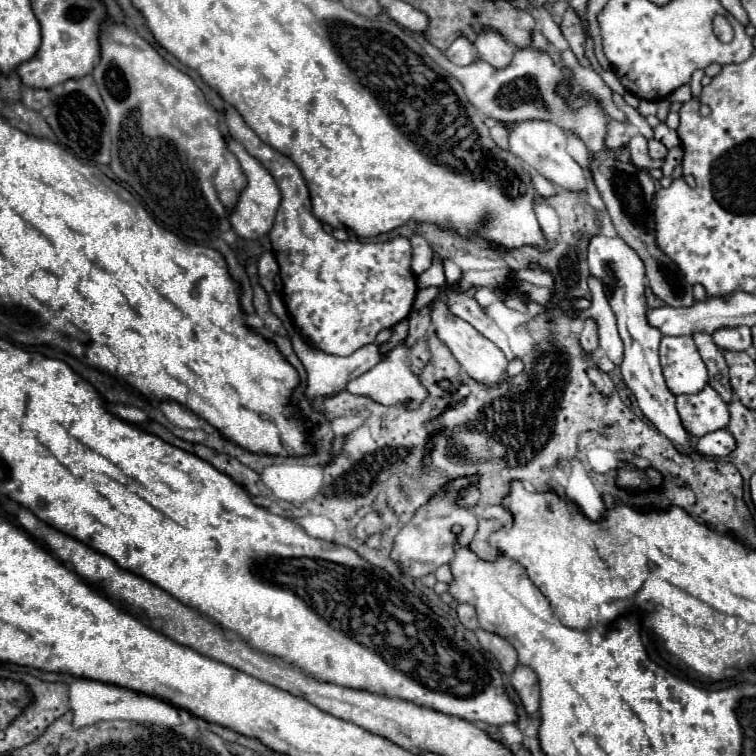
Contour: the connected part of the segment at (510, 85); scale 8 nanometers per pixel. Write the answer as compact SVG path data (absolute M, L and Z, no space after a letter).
M421 41L421 47L425 53L437 61L445 71L449 71L465 89L465 95L471 105L475 105L481 113L495 121L549 121L557 127L563 127L565 133L577 135L585 147L591 153L599 153L605 149L605 137L607 137L607 117L603 113L603 105L593 99L591 95L577 91L571 87L573 99L585 99L585 105L573 109L571 103L567 103L559 93L559 85L571 85L571 77L567 75L563 65L557 65L547 51L539 49L517 49L513 55L513 61L505 69L495 69L485 61L475 61L467 67L453 65L443 51L433 47L427 41Z

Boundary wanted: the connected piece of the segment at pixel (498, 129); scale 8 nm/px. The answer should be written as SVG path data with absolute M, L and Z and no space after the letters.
M495 125L490 129L491 139L499 145L499 147L503 147L503 149L507 149L507 133L509 133L509 129L511 127L503 127L503 125Z

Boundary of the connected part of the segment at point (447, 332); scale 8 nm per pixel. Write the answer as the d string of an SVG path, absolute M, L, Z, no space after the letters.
M435 297L431 303L429 303L429 311L431 311L431 323L435 327L435 333L437 337L441 339L441 343L445 343L449 347L449 351L453 353L453 357L461 363L461 367L465 369L465 373L469 377L473 377L475 381L483 381L483 383L499 383L503 379L503 373L505 373L505 367L507 367L507 357L503 355L503 351L493 345L489 339L485 339L473 325L469 325L467 321L455 317L445 301L441 297Z

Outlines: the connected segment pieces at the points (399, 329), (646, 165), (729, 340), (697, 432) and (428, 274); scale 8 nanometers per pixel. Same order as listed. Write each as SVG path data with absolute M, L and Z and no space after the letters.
M401 321L401 323L395 325L395 333L393 333L393 337L391 337L387 343L383 343L381 351L391 351L393 347L397 347L397 345L405 339L405 335L407 335L407 321Z
M635 135L629 141L629 153L631 153L631 161L635 163L635 167L639 169L655 169L661 167L663 161L655 161L649 157L649 149L647 149L647 139L643 135Z
M733 327L733 329L719 329L713 333L713 341L721 349L731 351L745 351L753 345L751 329L749 327Z
M705 387L695 395L679 395L677 411L685 431L691 437L703 437L725 429L729 423L729 407L711 387Z
M435 255L433 261L431 261L431 267L417 277L417 283L419 283L419 287L429 287L429 285L435 285L435 287L439 287L439 289L445 287L443 259L441 259L439 255Z

